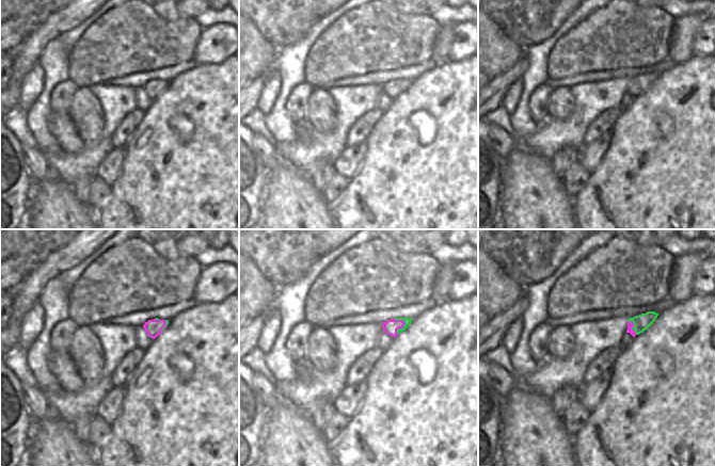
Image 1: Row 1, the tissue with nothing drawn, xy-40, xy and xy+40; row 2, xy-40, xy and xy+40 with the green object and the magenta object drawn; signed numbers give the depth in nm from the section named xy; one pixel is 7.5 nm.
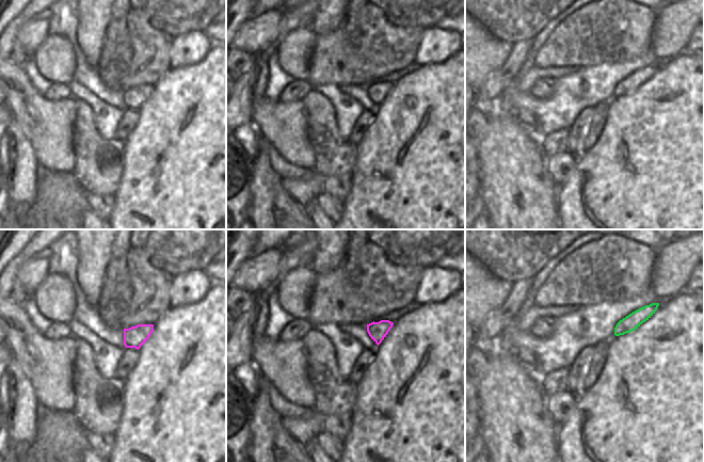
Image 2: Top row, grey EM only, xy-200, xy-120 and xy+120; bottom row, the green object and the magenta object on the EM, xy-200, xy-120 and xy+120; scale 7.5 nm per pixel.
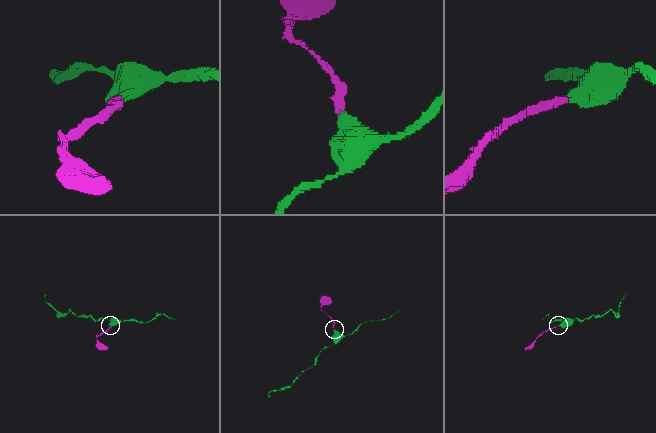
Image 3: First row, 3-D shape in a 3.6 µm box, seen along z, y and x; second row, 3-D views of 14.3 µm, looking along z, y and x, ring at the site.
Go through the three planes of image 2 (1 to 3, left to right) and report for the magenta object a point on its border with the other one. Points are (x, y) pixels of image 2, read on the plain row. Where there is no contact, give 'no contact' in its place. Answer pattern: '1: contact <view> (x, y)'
1: no contact
2: no contact
3: no contact

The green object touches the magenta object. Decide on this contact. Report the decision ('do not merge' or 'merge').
do not merge

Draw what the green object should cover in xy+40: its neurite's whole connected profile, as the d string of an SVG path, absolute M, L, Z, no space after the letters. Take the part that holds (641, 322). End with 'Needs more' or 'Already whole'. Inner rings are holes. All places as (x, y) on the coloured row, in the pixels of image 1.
M648 311L646 314L641 314L639 316L630 318L629 322L634 323L632 330L636 333L636 335L639 335L640 333L642 333L653 324L657 316L658 314L654 311Z. Already whole

